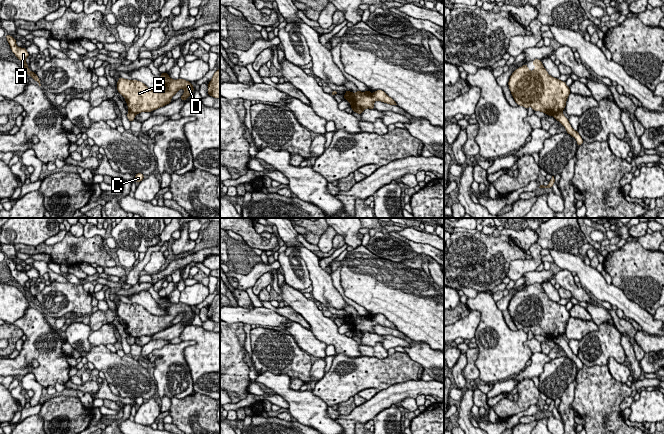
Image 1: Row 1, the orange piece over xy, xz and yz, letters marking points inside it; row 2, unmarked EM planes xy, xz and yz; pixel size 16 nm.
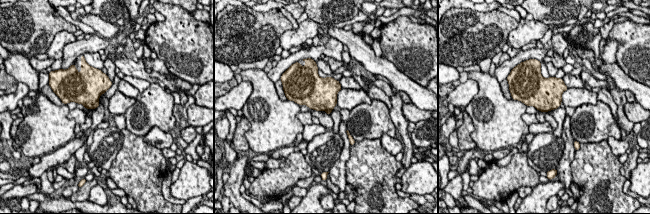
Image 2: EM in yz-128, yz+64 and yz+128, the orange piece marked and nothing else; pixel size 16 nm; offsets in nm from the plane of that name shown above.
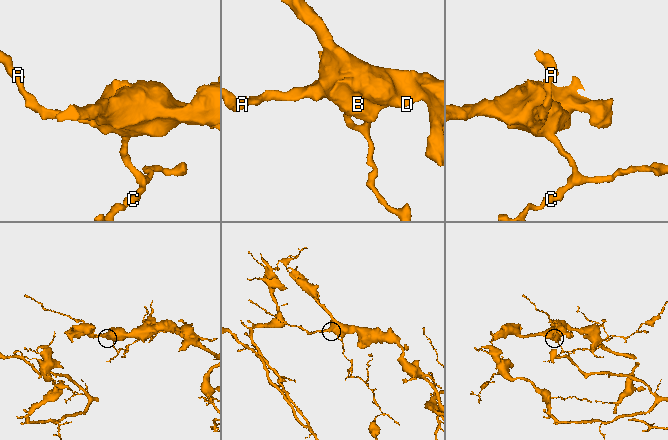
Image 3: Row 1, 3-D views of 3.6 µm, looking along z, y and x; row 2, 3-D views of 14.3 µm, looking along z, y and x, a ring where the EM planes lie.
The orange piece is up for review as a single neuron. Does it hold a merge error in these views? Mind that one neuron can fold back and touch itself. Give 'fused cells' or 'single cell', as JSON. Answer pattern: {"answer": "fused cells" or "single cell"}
{"answer": "fused cells"}

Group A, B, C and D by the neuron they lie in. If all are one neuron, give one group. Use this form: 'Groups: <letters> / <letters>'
Groups: A B D / C

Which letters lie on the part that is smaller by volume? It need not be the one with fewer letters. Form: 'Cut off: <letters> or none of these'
Cut off: C

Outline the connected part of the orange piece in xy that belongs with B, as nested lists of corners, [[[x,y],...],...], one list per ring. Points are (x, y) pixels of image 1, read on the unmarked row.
[[[161,297],[157,304],[160,309],[167,311],[166,315],[153,315],[141,305],[122,301],[118,303],[117,315],[125,322],[129,336],[135,339],[141,336],[152,336],[171,327],[171,322],[178,317],[179,313],[184,314],[184,318],[180,321],[183,325],[188,323],[194,315],[190,305],[181,302],[174,304],[168,297]]]

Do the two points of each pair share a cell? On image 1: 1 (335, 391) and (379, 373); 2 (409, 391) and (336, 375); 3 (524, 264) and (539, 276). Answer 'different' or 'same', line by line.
1: same
2: different
3: different

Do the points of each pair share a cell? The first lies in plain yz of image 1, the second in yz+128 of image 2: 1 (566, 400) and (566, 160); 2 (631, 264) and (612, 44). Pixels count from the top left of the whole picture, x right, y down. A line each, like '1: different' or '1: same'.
1: same
2: different

